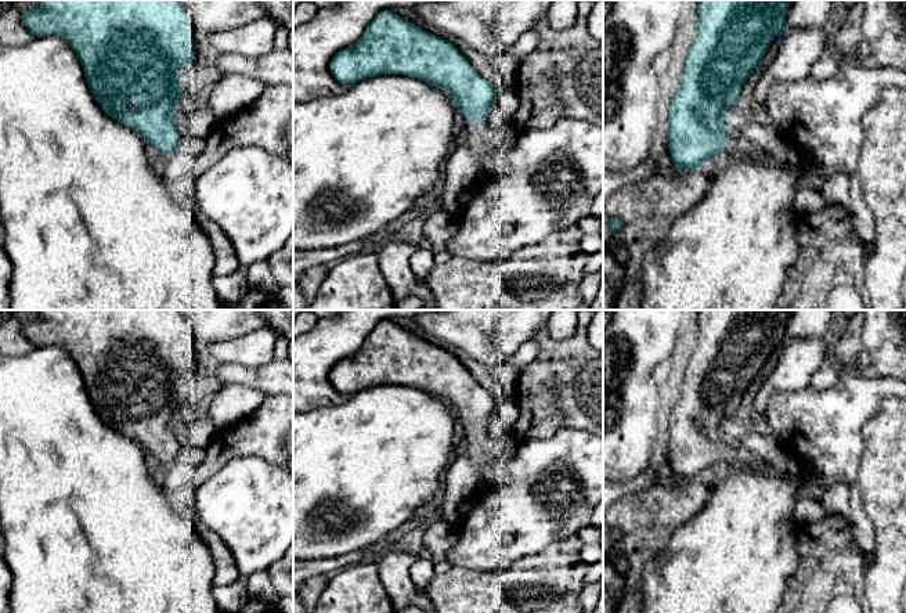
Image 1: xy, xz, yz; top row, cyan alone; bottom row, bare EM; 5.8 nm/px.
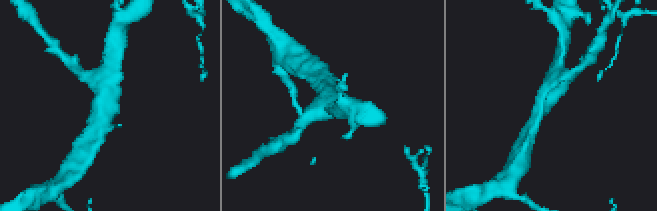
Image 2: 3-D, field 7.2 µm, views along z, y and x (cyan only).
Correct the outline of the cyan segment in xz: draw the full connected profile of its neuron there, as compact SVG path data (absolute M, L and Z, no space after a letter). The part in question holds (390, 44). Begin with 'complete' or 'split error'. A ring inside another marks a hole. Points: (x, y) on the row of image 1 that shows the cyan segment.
split error | M393 10L376 14L362 36L350 47L340 50L329 62L329 71L342 84L354 84L379 75L404 75L444 90L461 111L468 125L465 140L481 156L483 179L501 179L510 172L508 154L515 137L497 131L487 116L497 97L497 89L481 76L450 42L423 30Z

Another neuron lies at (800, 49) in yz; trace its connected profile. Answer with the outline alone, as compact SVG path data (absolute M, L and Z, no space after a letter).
M790 29L783 35L775 60L759 75L754 100L764 107L773 83L797 83L811 76L812 66L827 50L831 50L830 37L823 29Z

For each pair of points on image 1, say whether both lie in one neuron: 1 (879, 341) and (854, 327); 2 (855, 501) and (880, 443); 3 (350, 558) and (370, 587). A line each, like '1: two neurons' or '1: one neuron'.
1: two neurons
2: two neurons
3: two neurons

